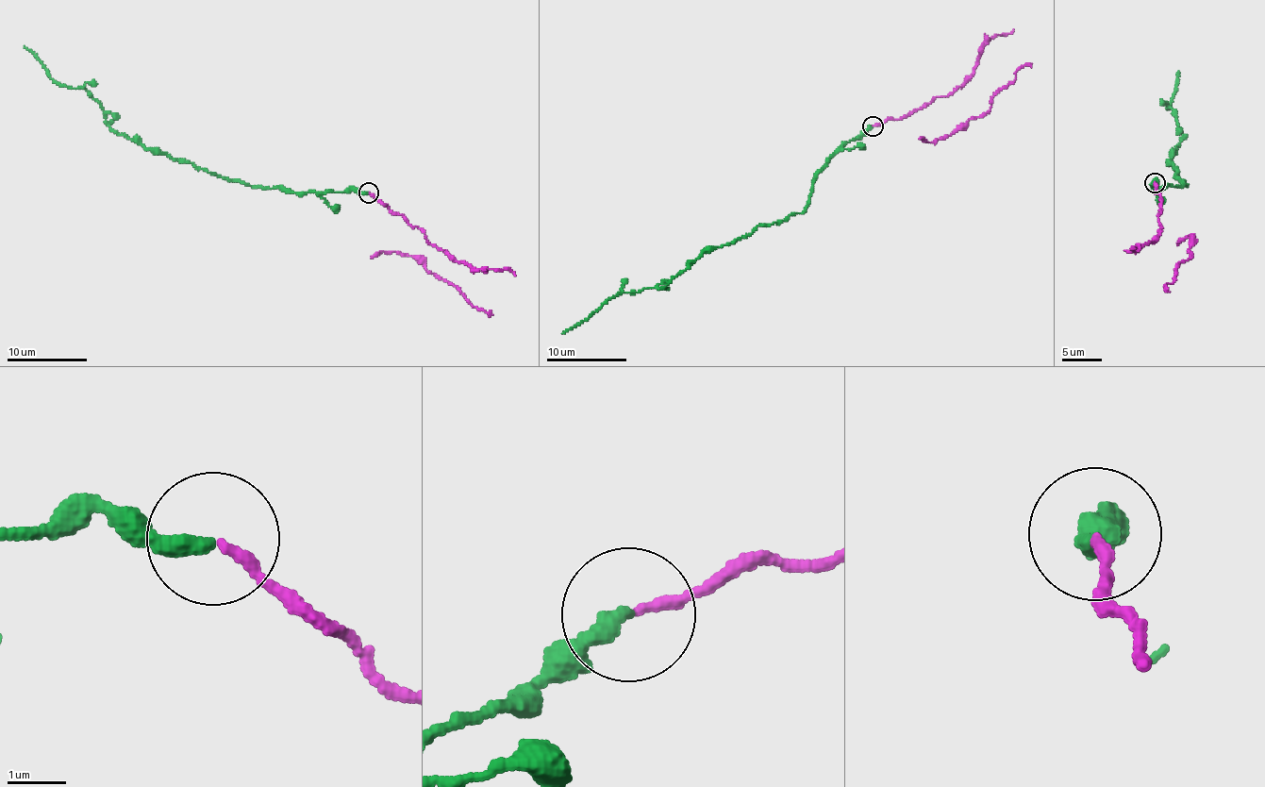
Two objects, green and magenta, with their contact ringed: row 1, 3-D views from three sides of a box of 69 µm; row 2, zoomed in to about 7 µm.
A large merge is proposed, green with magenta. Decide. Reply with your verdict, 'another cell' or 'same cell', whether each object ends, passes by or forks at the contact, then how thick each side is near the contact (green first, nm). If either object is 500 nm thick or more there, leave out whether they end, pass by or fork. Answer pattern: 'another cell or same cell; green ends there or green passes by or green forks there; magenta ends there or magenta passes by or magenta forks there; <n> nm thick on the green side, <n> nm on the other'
another cell; green ends there; magenta ends there; 280 nm thick on the green side, 180 nm on the other

